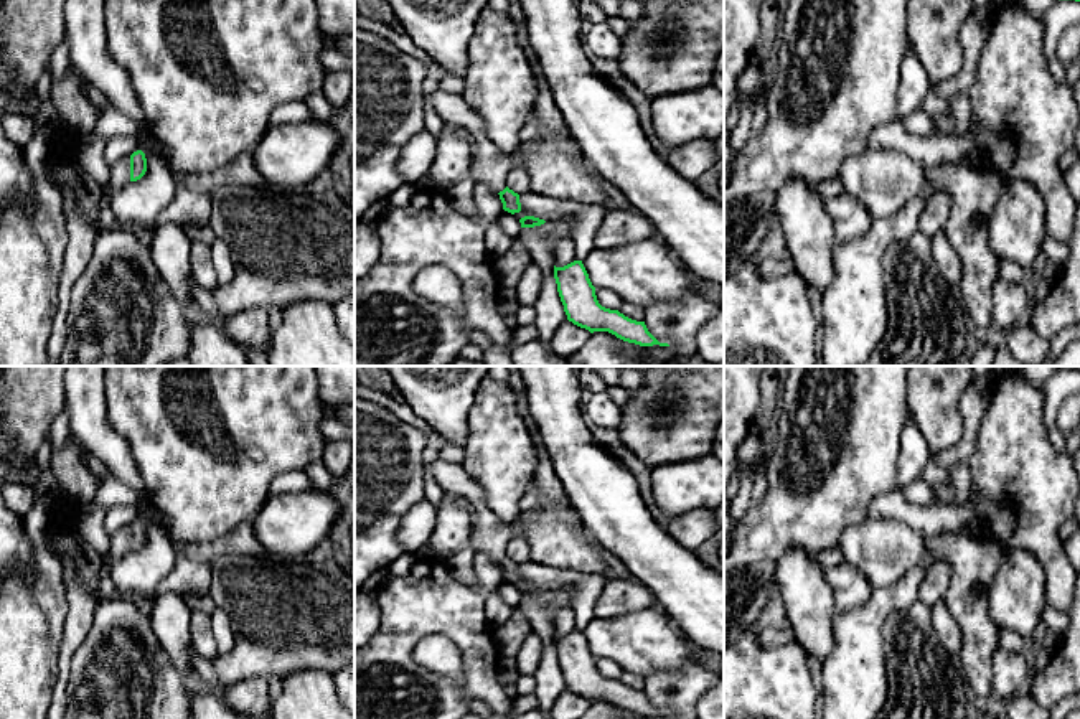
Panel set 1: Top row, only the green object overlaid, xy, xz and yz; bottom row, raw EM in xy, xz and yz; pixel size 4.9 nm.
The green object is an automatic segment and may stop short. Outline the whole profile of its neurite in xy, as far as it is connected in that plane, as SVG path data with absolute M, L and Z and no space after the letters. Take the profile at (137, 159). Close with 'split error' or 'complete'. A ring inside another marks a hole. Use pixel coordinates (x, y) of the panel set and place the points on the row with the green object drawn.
M137 150L130 157L110 163L110 176L102 186L102 190L107 196L112 196L115 191L122 190L129 181L140 180L145 175L145 172L145 153L142 150Z | split error

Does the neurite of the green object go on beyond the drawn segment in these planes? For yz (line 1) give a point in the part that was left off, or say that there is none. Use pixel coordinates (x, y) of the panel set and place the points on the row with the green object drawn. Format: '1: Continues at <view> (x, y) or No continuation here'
1: No continuation here

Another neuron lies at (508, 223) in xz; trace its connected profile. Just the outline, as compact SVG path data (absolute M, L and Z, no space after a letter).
M505 211L505 213L496 219L496 223L498 223L500 228L501 228L506 234L509 234L511 237L516 237L516 236L519 234L519 231L521 231L521 223L519 223L519 219L518 219L514 214L508 213L508 211Z

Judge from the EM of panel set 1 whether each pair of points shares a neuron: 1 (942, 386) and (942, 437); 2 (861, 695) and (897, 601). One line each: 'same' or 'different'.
1: same
2: same

